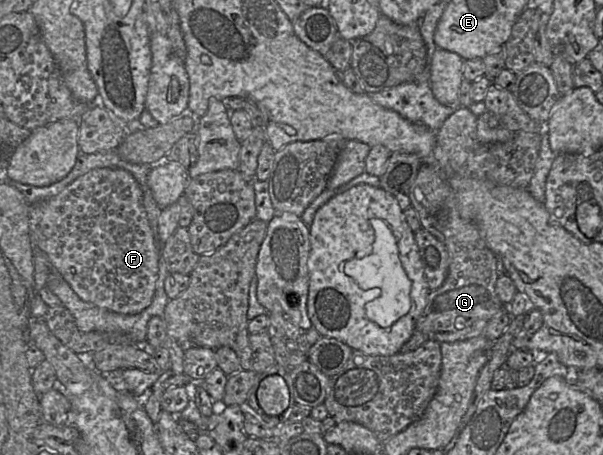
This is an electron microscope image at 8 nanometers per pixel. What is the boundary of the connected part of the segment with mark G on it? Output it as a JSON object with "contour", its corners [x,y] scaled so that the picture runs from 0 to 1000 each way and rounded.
{"contour":[[[761,235],[723,288],[723,319],[716,341],[703,349],[690,393],[678,415],[682,453],[692,464],[698,499],[733,532],[745,558],[743,604],[736,622],[713,640],[706,675],[690,710],[688,725],[710,736],[713,747],[733,752],[769,749],[801,736],[809,708],[839,673],[823,644],[826,613],[824,563],[809,545],[793,499],[768,481],[760,459],[760,440],[750,418],[745,393],[753,385],[814,400],[821,407],[841,407],[871,415],[876,411],[892,347],[897,295],[859,286],[841,312],[798,314],[791,303],[791,262],[778,237]]]}

